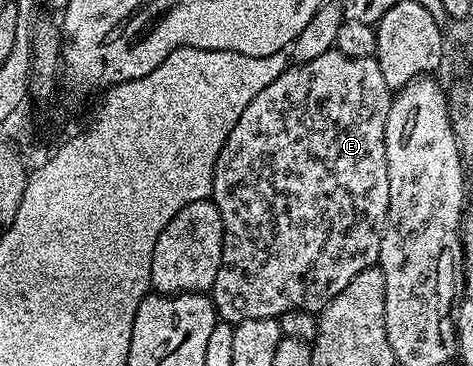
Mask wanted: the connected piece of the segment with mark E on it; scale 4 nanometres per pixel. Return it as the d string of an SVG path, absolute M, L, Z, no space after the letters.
M332 49L313 57L308 63L288 66L272 83L265 85L265 89L261 89L261 93L257 93L257 97L253 97L251 104L243 110L217 157L210 194L223 222L221 265L217 269L217 281L209 292L215 314L222 322L234 325L250 319L278 319L290 311L318 313L329 305L329 301L333 301L333 297L337 297L337 293L341 293L341 289L345 289L345 285L349 285L349 281L353 281L353 277L357 277L357 273L361 273L361 269L378 264L381 237L389 213L385 121L389 117L392 98L391 87L385 85L381 65L374 57L345 57L340 51Z

